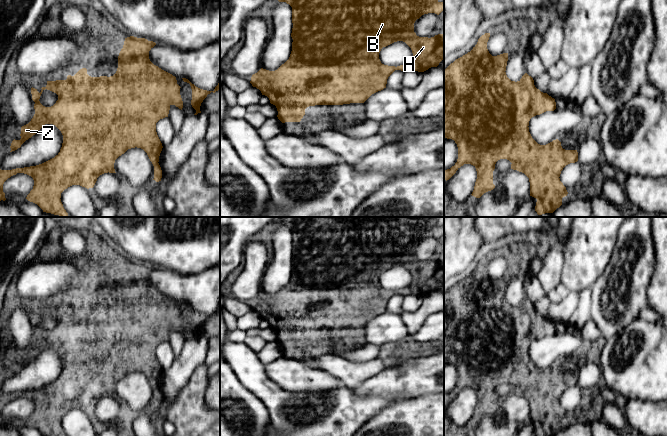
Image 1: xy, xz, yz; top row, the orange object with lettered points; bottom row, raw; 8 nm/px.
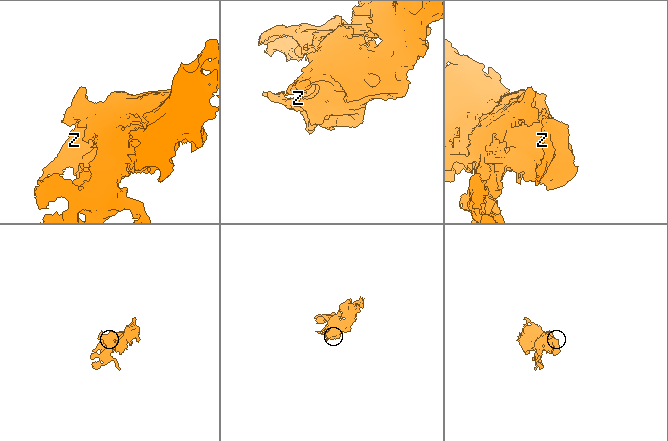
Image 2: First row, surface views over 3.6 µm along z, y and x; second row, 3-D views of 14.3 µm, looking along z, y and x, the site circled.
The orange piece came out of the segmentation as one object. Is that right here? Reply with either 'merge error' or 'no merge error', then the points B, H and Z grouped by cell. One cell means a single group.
no merge error | B H Z

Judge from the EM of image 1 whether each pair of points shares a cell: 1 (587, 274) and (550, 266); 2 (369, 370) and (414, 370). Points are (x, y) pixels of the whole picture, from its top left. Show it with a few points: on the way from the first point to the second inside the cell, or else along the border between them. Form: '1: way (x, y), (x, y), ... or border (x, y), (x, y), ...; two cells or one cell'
1: border (559, 245), (563, 258), (561, 282); two cells
2: border (386, 367), (362, 383); two cells

